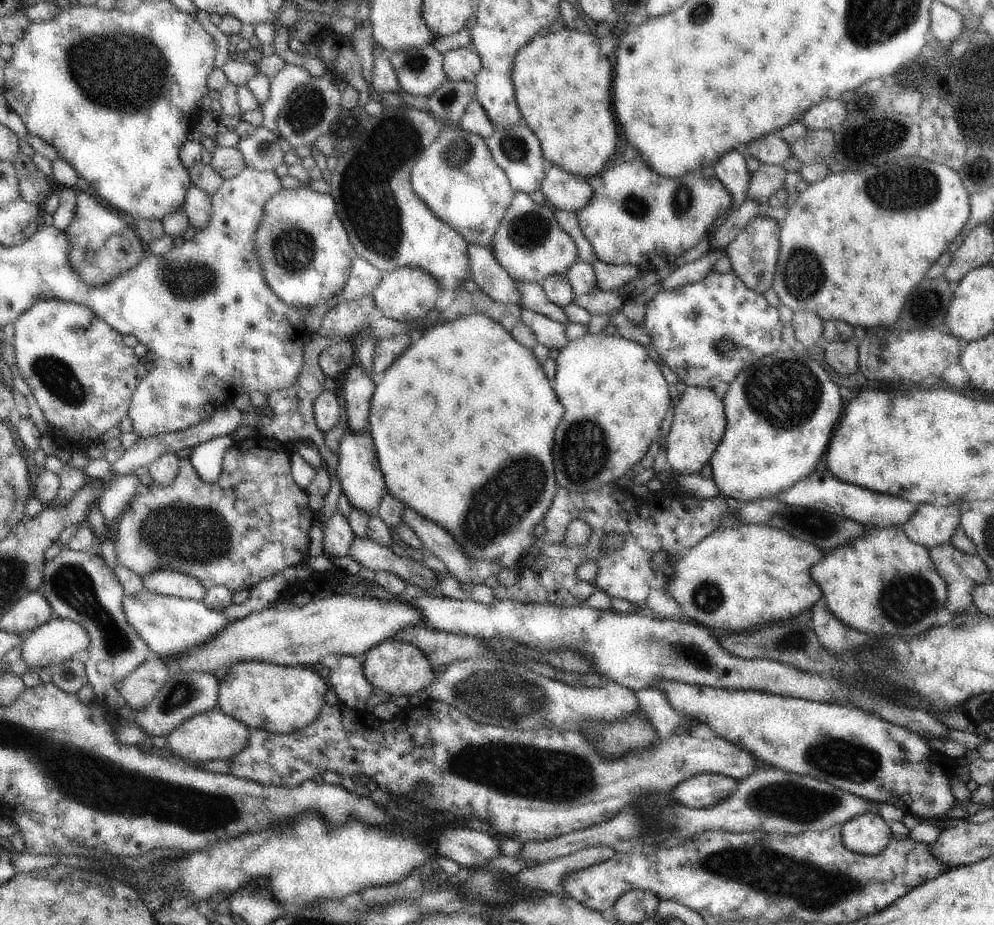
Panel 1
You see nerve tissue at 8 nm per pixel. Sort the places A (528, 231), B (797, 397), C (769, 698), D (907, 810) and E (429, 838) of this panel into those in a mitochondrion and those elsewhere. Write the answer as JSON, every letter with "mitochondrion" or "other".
{"A":"mitochondrion","B":"mitochondrion","C":"other","D":"other","E":"other"}

